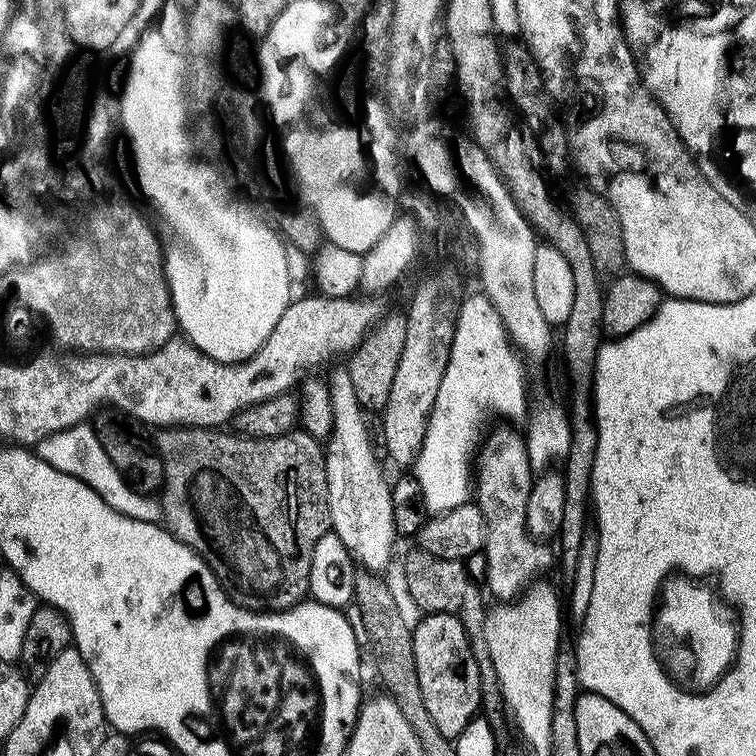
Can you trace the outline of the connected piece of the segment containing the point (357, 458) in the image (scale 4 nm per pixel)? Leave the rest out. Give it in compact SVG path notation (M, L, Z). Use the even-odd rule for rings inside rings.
M333 367L327 377L334 420L332 432L324 448L324 469L328 483L328 523L331 531L346 546L353 561L361 569L380 574L392 560L392 547L398 543L394 530L394 510L390 506L392 493L389 481L376 461L368 432L364 426L362 409L354 394L347 367Z

